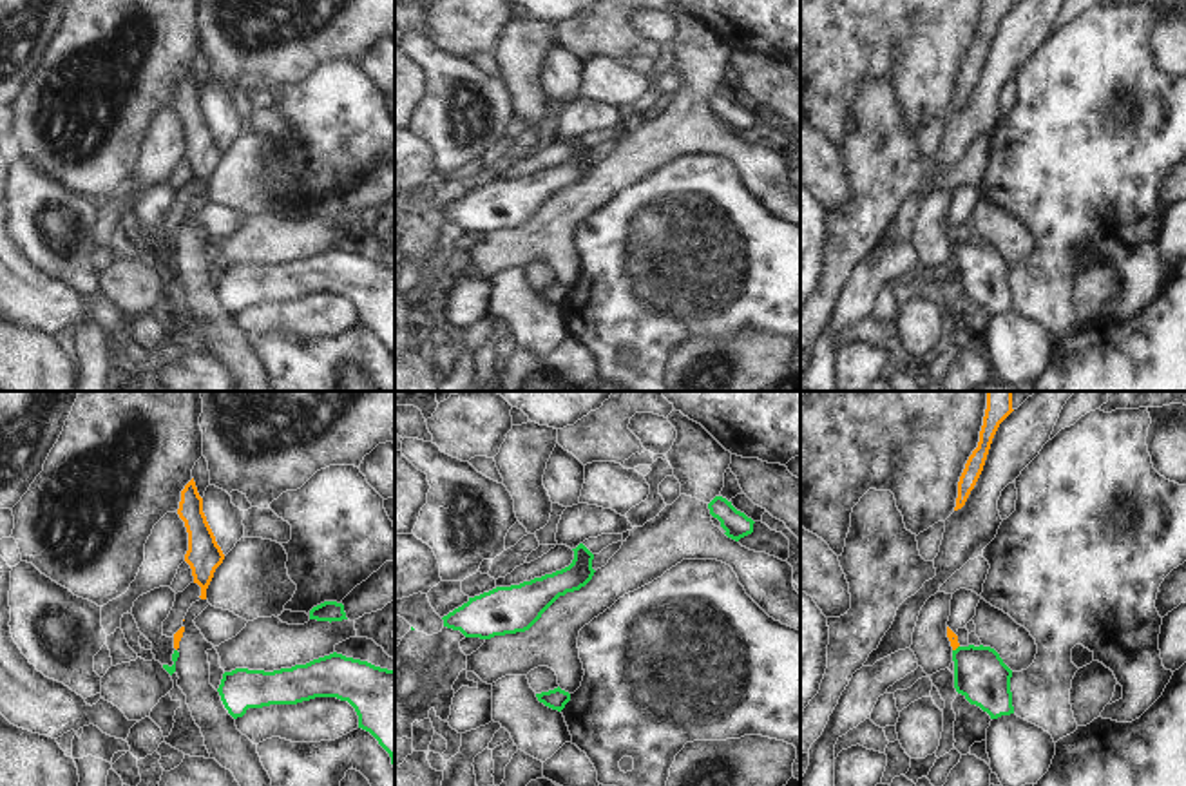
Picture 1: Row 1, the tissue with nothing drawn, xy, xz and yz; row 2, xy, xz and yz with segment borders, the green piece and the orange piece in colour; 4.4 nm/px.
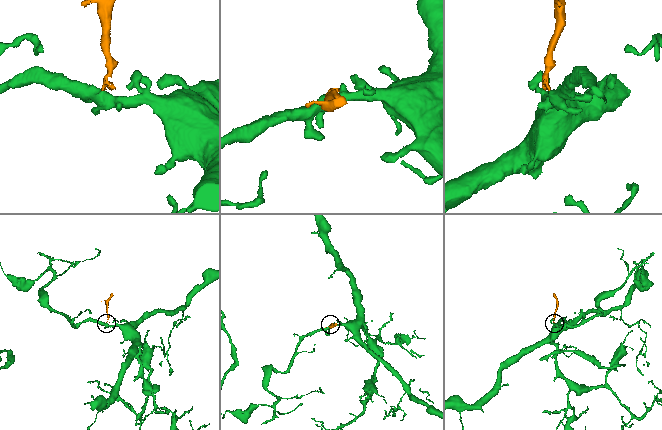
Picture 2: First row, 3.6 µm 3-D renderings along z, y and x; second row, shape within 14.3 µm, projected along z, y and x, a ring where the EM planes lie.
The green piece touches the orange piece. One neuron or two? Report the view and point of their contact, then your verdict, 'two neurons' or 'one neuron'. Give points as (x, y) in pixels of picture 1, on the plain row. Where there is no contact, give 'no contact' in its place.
contact yz (956, 243); two neurons

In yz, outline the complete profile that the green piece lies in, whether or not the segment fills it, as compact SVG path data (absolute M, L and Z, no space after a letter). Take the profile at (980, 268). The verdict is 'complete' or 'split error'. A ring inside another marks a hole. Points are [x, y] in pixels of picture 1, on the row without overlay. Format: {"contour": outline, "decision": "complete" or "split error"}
{"contour": "M958 241L952 244L954 283L971 299L998 313L1014 308L1010 272L1012 264L990 241Z", "decision": "complete"}

